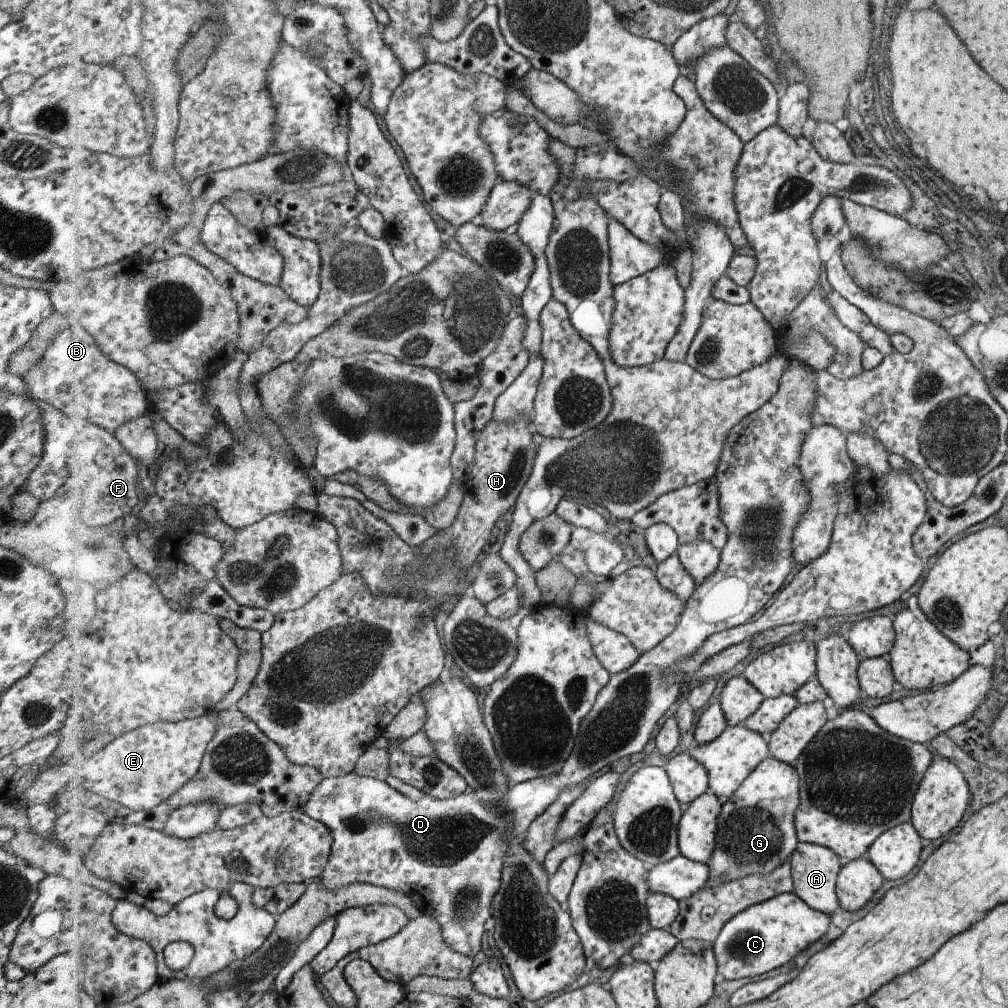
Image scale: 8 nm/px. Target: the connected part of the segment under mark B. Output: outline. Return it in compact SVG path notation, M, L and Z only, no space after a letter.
M86 328L60 330L51 339L42 357L25 371L21 378L25 383L26 392L35 401L51 405L67 417L89 419L110 433L115 434L123 424L131 424L147 412L147 393L142 387L142 382L129 368L110 360Z

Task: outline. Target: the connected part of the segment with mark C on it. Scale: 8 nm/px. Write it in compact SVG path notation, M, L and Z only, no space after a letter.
M786 893L741 912L723 928L714 943L718 972L726 981L763 976L807 950L827 934L831 918L814 910L796 893Z

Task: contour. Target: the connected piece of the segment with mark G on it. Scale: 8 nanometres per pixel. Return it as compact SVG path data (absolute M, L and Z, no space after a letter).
M771 756L755 768L731 799L724 800L715 851L707 864L712 882L734 881L755 874L769 876L791 860L800 844L796 829L800 783L793 764Z

